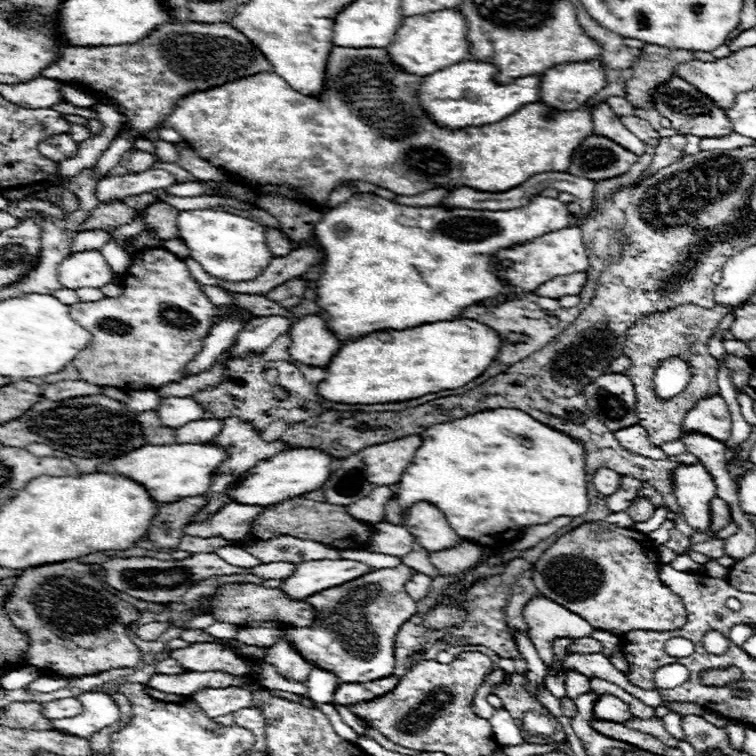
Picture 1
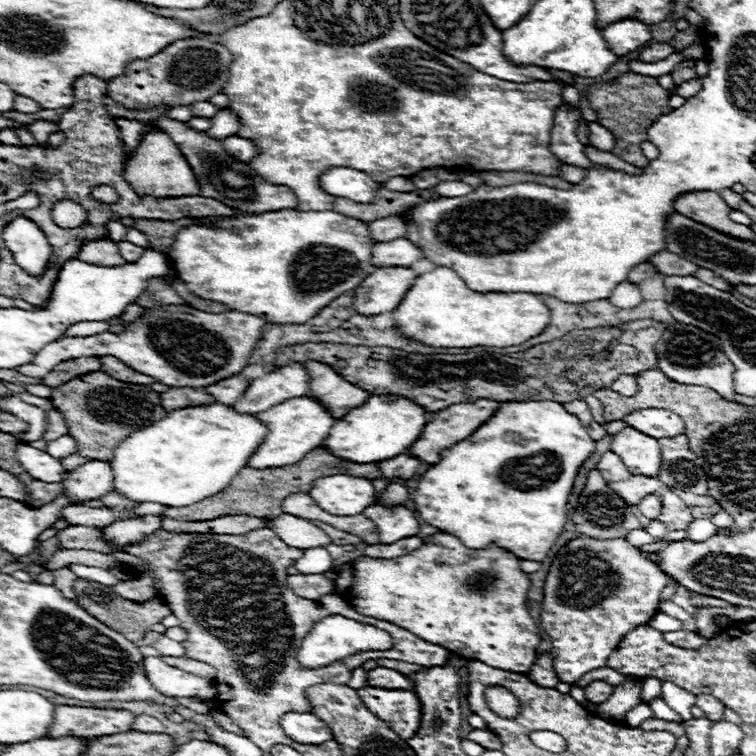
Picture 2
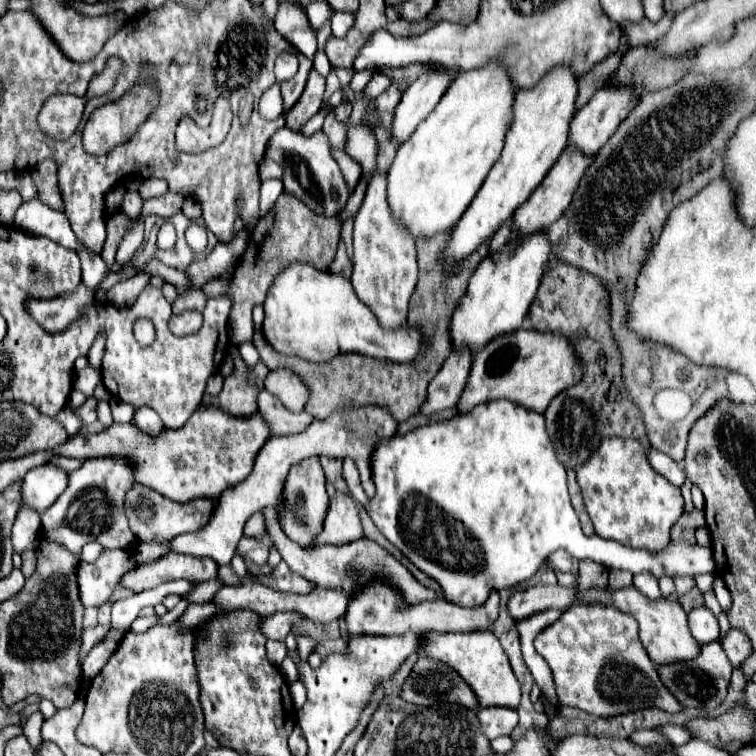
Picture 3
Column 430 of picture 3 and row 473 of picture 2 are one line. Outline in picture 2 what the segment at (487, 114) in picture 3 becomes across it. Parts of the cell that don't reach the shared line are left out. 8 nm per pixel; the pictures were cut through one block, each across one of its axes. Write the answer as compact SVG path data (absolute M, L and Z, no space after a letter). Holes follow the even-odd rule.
M208 404L208 406L194 406L194 408L180 408L168 412L168 416L140 432L134 432L116 446L114 460L110 462L114 472L114 490L120 492L124 498L134 500L138 504L144 502L158 502L164 506L188 506L196 504L232 482L232 478L248 464L252 452L264 440L268 428L250 414L238 414L230 406L224 404Z

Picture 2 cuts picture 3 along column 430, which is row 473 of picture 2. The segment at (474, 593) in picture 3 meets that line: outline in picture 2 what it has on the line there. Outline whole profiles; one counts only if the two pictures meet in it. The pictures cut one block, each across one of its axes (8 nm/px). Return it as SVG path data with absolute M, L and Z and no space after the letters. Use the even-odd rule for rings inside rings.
M502 402L500 408L496 410L494 416L488 418L488 422L484 422L472 436L468 436L466 440L460 440L456 442L454 446L442 450L442 458L438 464L434 464L430 470L424 472L422 480L418 482L418 490L414 494L414 502L416 502L416 512L420 514L420 518L442 530L442 532L450 532L454 534L456 538L460 538L464 542L464 546L468 548L476 548L476 550L482 550L482 548L488 548L490 544L496 544L512 554L516 554L518 558L522 560L538 560L542 562L546 556L548 556L548 550L554 546L556 538L564 532L564 524L566 524L566 504L568 504L568 496L570 496L570 490L574 486L574 478L580 470L580 466L590 458L590 454L596 452L596 440L590 438L588 430L584 428L584 424L580 424L580 420L566 412L562 404L558 402Z

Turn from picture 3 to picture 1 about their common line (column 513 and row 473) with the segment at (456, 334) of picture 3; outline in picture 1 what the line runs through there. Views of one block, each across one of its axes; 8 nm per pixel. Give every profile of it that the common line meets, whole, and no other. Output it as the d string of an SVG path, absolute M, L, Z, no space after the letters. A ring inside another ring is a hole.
M288 448L268 460L262 460L252 470L248 470L244 480L240 480L228 494L234 502L240 504L258 504L258 506L270 506L280 504L286 498L294 498L306 492L312 492L316 488L322 488L324 482L332 474L332 458L326 452L320 452L316 448Z

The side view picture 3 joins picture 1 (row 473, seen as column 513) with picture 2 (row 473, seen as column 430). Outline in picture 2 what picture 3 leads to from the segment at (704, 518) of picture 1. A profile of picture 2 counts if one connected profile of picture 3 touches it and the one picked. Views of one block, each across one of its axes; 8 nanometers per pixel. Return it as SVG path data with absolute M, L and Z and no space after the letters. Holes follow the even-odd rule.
M624 428L622 432L614 434L612 452L616 452L624 460L626 468L632 474L658 476L662 452L656 438L650 438L634 428Z

